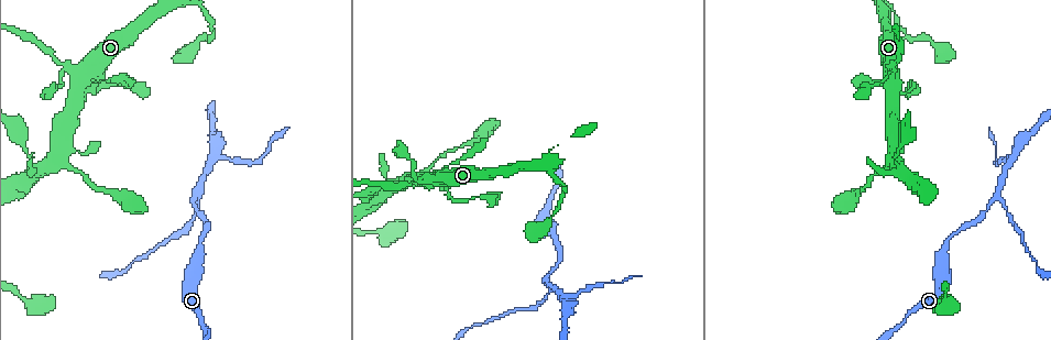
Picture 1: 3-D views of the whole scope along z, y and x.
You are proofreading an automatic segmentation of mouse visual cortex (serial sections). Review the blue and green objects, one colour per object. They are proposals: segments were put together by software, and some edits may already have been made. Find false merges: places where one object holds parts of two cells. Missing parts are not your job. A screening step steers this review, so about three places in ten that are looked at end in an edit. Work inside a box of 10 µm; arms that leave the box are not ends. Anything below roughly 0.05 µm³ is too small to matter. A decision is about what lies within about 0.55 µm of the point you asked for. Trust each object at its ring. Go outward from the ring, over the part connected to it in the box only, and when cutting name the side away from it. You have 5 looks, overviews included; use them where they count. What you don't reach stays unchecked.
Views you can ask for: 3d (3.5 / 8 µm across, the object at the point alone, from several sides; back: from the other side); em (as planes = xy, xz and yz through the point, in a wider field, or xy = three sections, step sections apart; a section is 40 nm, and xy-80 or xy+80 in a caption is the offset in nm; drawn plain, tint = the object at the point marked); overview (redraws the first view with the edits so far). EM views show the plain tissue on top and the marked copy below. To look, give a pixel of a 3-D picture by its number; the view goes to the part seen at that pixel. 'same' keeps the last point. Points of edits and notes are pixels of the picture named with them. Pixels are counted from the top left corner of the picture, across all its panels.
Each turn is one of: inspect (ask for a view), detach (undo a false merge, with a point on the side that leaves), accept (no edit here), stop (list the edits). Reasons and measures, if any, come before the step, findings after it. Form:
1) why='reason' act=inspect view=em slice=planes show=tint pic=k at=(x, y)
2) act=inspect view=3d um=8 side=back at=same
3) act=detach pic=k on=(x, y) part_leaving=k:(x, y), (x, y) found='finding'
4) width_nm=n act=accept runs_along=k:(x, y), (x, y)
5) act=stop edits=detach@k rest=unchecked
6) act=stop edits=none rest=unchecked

why='small branch off a trunk' act=inspect view=3d um=3.5 side=back pic=1 at=(85, 77)

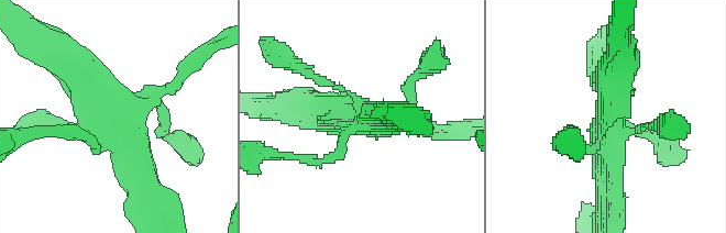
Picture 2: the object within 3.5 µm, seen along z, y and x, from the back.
why='need the tissue' act=inspect view=em slice=xy step=1 show=tint pic=2 at=(120, 120)

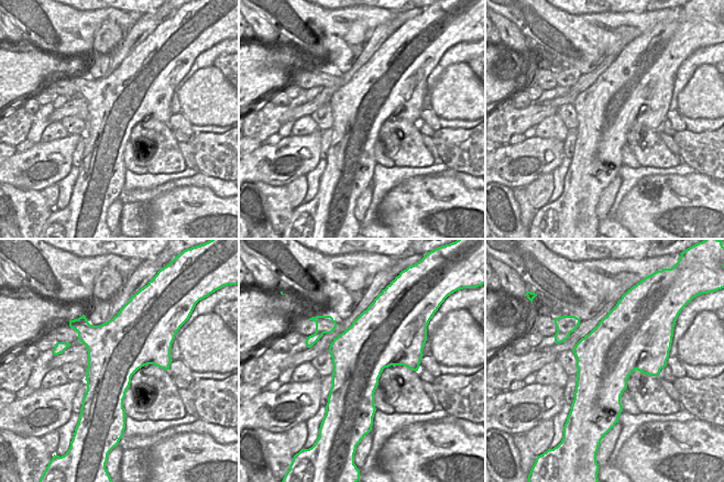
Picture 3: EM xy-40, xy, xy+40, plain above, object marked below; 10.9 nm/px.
width_nm=600 act=accept runs_along=2:(70, 66), (125, 130), (145, 187) found='one cell here'

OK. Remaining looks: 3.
why='sharp bend' act=inspect view=3d um=3.5 pic=1 at=(26, 150)

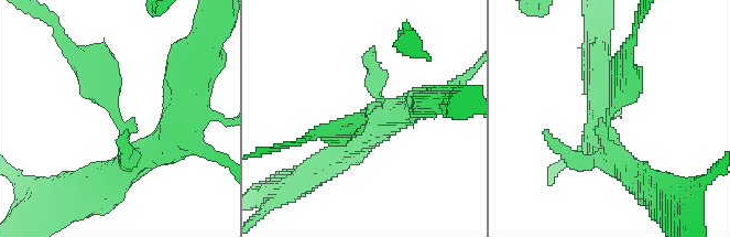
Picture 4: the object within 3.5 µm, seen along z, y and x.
act=inspect view=em slice=planes show=tint pic=4 at=(606, 119)

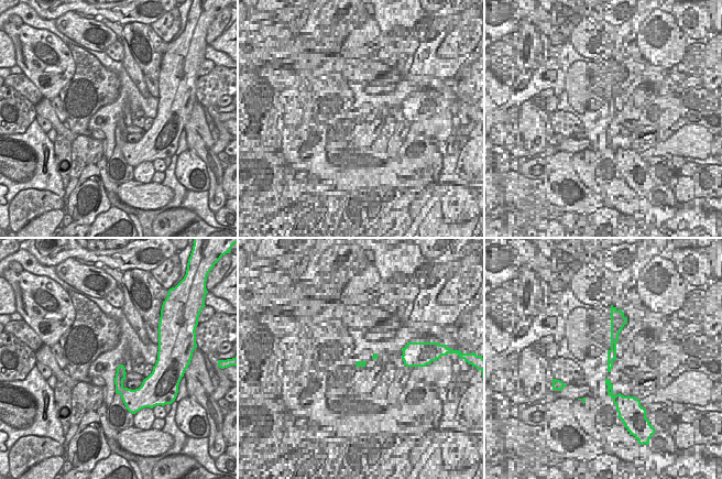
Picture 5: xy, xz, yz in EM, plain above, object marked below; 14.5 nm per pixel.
why='cut it another way' act=inspect view=em slice=xy step=1 show=tint at=same

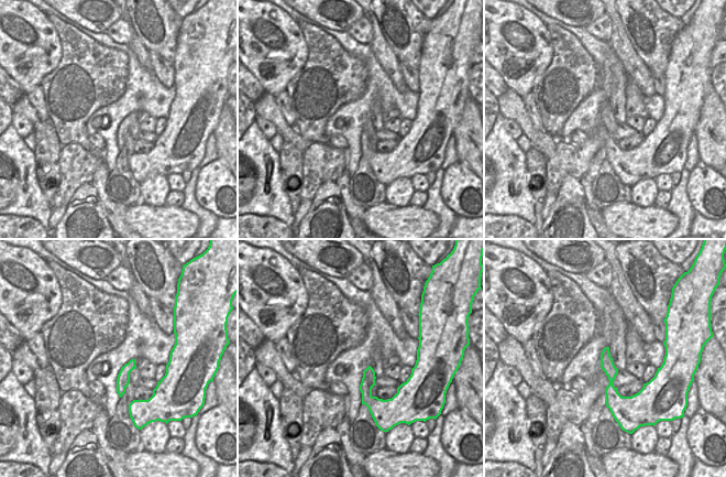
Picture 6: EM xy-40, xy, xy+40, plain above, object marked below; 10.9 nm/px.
act=detach pic=4 on=(109, 77) part_leaving=4:(116, 112), (99, 75), (65, 34) found='a second cell is stuck on'

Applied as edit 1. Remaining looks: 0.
act=stop edits=detach@4 rest=unchecked

